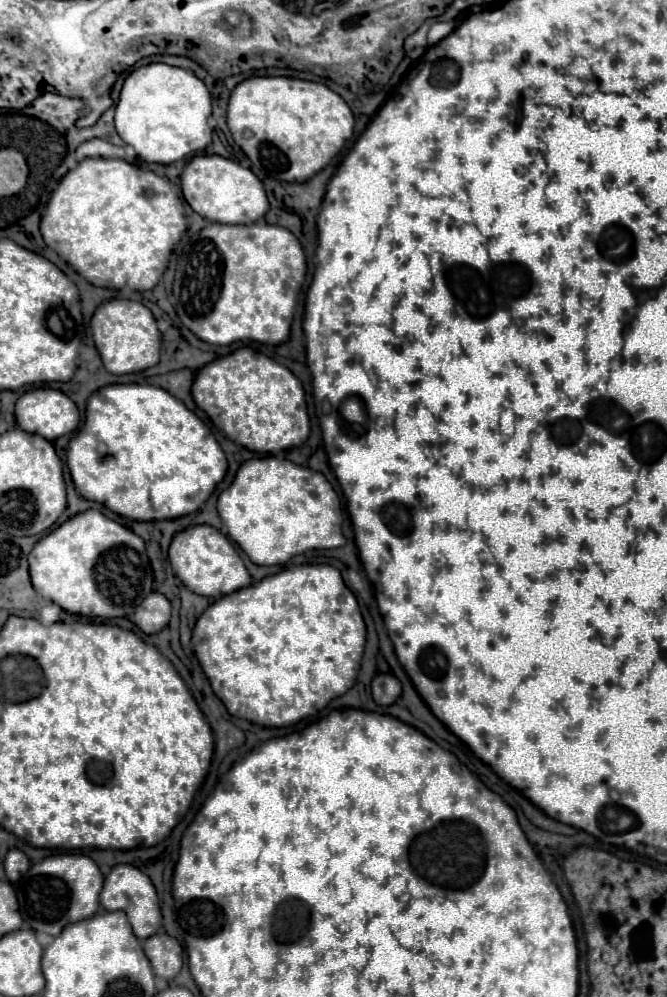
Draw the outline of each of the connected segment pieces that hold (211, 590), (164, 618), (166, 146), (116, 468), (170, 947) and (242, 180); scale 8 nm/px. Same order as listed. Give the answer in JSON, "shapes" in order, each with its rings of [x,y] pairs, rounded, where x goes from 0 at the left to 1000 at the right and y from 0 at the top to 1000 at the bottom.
{"shapes":[[[[289,527],[265,535],[253,549],[253,563],[274,587],[295,597],[328,601],[340,595],[376,587],[376,577],[364,567],[358,555],[352,553],[349,545],[316,527]]],[[[226,595],[223,599],[217,599],[217,603],[211,603],[211,607],[205,607],[202,615],[196,617],[196,623],[220,637],[238,635],[256,619],[256,607],[250,603],[250,599],[244,599],[241,595]]],[[[223,63],[196,71],[184,81],[178,103],[172,107],[172,127],[178,137],[190,145],[196,145],[214,161],[241,165],[262,163],[286,153],[310,149],[316,145],[316,127],[310,123],[313,117],[316,117],[316,94],[310,91],[307,83],[289,71],[256,67],[250,63]]],[[[175,384],[145,390],[130,402],[124,430],[103,444],[100,464],[121,498],[202,523],[265,521],[295,513],[340,472],[337,454],[313,428],[253,392],[223,384]]],[[[232,936],[214,944],[214,952],[235,980],[253,984],[268,976],[274,968],[274,952],[262,940],[250,936]]],[[[292,155],[271,174],[271,188],[286,210],[319,224],[376,226],[394,220],[403,210],[397,188],[382,174],[331,155]]]]}

